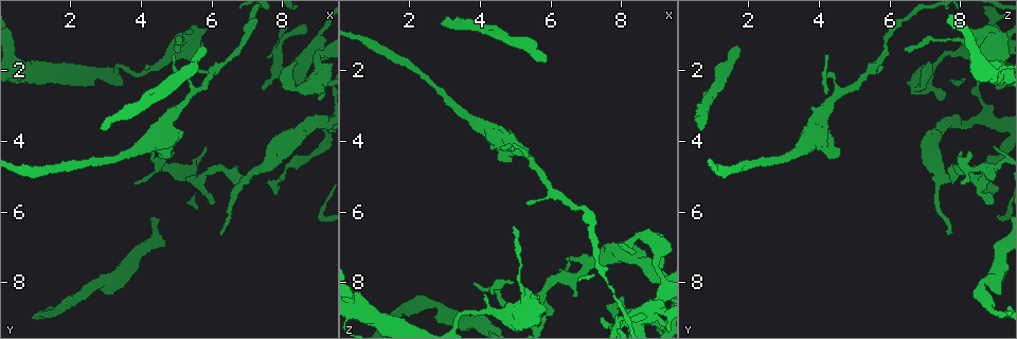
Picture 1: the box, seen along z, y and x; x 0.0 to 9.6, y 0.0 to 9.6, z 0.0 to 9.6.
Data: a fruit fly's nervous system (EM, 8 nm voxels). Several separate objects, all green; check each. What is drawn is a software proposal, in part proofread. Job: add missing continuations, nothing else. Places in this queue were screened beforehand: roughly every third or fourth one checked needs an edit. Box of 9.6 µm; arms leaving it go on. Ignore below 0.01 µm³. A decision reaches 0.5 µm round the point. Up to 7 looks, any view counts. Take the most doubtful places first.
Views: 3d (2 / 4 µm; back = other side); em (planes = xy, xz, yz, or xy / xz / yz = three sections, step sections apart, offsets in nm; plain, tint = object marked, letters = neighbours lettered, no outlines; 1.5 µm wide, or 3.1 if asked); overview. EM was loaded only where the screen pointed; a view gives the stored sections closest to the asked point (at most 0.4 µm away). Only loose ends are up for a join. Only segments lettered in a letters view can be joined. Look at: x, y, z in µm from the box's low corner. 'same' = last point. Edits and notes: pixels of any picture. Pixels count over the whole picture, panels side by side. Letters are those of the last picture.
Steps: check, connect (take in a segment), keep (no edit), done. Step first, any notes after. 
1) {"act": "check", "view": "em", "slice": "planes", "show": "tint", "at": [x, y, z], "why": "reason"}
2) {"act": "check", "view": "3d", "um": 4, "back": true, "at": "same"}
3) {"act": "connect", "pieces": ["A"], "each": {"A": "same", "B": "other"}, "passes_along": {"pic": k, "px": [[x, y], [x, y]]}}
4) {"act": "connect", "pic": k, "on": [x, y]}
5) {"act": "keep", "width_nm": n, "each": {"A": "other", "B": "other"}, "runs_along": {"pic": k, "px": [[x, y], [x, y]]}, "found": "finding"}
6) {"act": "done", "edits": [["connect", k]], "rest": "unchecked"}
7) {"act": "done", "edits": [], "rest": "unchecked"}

{"act": "check", "view": "em", "slice": "planes", "show": "letters", "at": [7.85, 5.30, 9.15], "why": "thin end"}

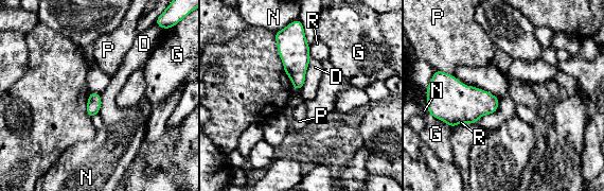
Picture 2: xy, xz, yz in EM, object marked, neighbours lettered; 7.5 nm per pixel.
{"act": "keep", "width_nm": 110, "each": {"D": "other", "G": "other", "N": "other", "P": "other", "R": "other"}, "border": {"pic": 2, "px": [[306, 69], [304, 84], [300, 89]]}, "found": "none of them fits"}

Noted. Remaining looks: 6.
{"act": "check", "view": "3d", "um": 4, "back": true, "at": [4.30, 4.25, 8.25], "why": "tapers out"}

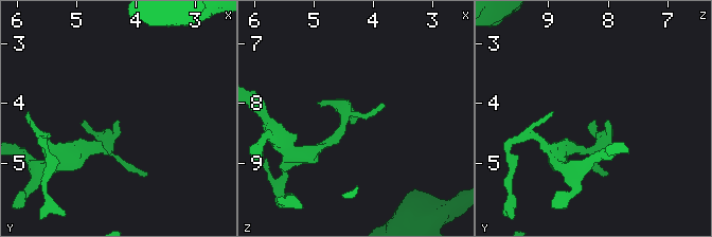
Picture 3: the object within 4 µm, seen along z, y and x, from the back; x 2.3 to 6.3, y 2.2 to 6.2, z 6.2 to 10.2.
{"act": "check", "view": "em", "slice": "xz", "step": 4, "show": "letters", "at": [4.25, 4.30, 8.25]}

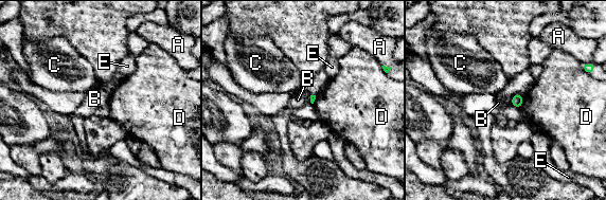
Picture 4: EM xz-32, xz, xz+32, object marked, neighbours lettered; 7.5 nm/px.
{"act": "check", "view": "em", "slice": "planes", "show": "letters", "at": "same"}

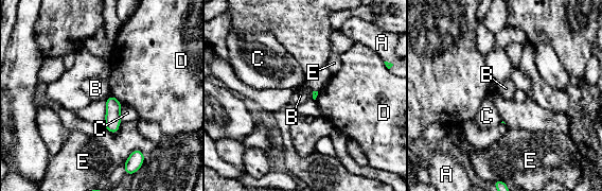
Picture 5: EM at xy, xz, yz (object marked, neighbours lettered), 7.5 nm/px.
{"act": "keep", "longest_contact_nm": ["E", 190], "each": {"A": "other", "B": "other", "C": "other", "D": "other", "E": "other"}, "border": {"pic": 5, "px": [[109, 93], [105, 99]]}, "found": "none of them fits"}

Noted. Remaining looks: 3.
{"act": "check", "view": "3d", "um": 2, "at": [4.85, 1.60, 4.20], "why": "tapers out"}

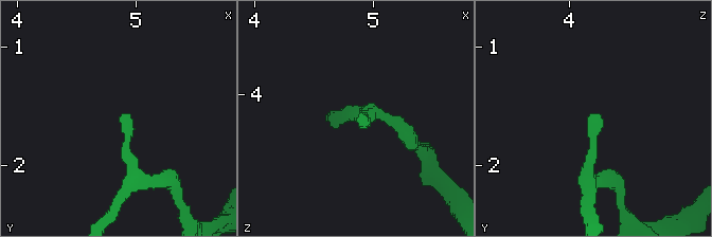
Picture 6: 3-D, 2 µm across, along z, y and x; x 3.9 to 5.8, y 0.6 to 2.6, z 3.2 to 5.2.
{"act": "check", "view": "em", "slice": "xz", "step": 8, "show": "letters", "at": [4.86, 1.56, 4.22], "why": "now the EM"}

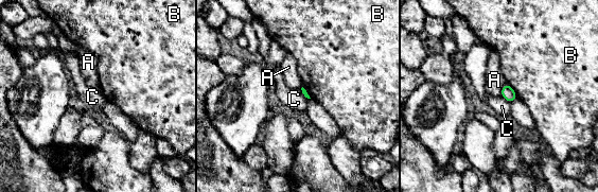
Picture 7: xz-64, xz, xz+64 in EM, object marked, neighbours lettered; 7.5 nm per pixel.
{"act": "keep", "each": {"A": "other", "B": "other", "C": "other"}, "border": {"pic": 7, "px": [[500, 94], [509, 103]]}, "found": "no lettered segment goes on from it"}

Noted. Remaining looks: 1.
{"act": "done", "edits": [], "rest": "unchecked"}

